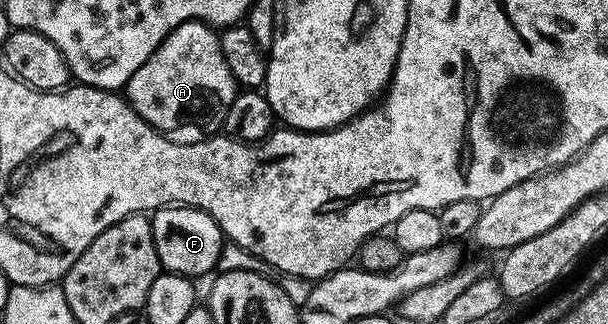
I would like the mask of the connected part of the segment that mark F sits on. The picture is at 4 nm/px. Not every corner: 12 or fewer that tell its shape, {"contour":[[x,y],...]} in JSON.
{"contour":[[159,207],[159,264],[187,277],[217,268],[218,222],[199,207]]}

